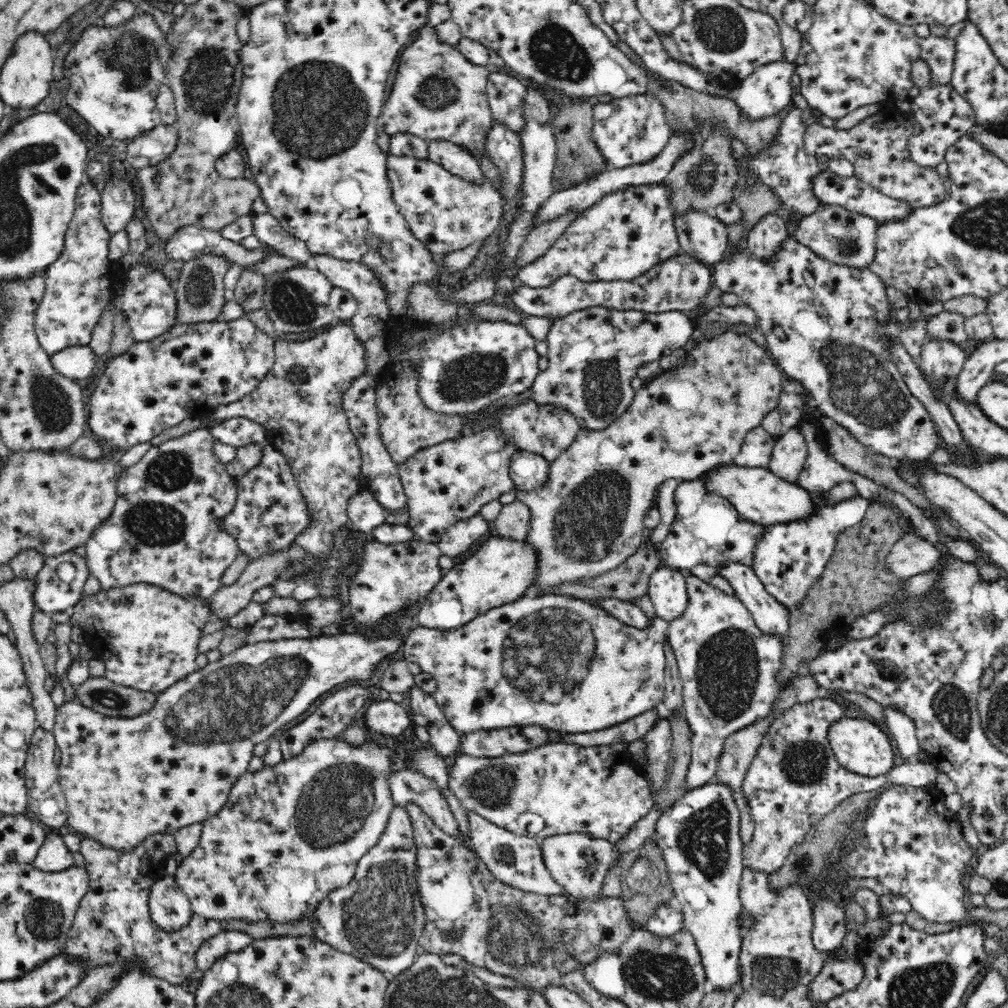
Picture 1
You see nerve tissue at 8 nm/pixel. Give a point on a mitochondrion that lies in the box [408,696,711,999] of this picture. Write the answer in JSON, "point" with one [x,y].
{"point":[516,942]}

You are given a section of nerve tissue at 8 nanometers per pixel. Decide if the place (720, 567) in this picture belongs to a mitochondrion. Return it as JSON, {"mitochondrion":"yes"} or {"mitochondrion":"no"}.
{"mitochondrion":"no"}

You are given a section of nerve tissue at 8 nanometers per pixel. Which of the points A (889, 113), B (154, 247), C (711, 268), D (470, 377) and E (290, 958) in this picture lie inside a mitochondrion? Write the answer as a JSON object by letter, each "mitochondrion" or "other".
{"A":"other","B":"other","C":"other","D":"mitochondrion","E":"other"}

